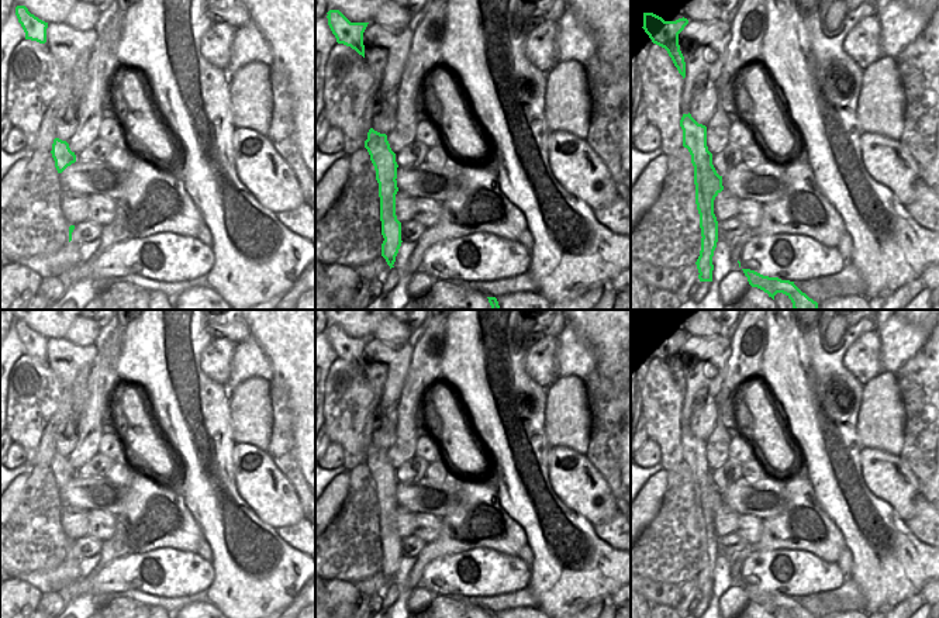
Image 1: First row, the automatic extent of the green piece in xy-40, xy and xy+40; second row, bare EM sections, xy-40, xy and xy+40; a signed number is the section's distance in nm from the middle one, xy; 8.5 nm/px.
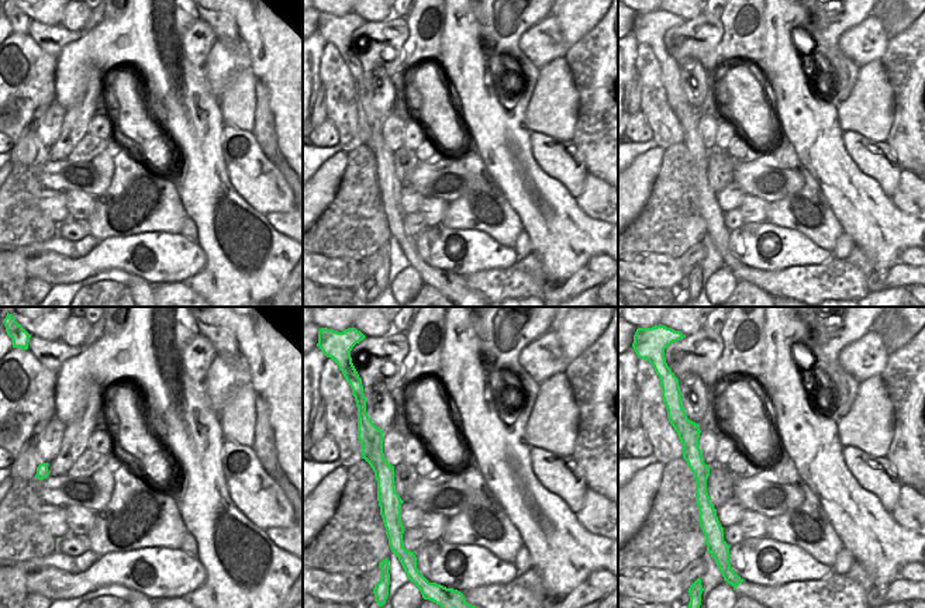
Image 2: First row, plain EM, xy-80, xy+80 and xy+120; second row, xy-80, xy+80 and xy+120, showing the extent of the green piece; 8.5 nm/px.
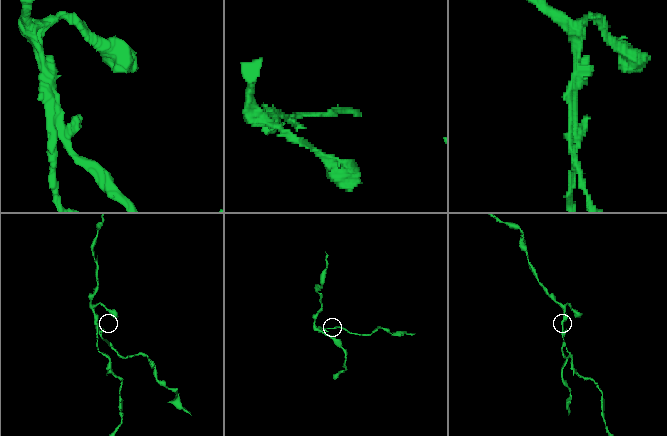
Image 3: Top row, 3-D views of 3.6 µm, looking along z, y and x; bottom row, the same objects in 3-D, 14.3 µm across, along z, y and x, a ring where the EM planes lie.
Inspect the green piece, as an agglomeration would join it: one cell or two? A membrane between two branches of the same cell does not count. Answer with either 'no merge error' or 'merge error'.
merge error

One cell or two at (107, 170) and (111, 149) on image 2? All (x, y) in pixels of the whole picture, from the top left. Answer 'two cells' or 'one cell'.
one cell

